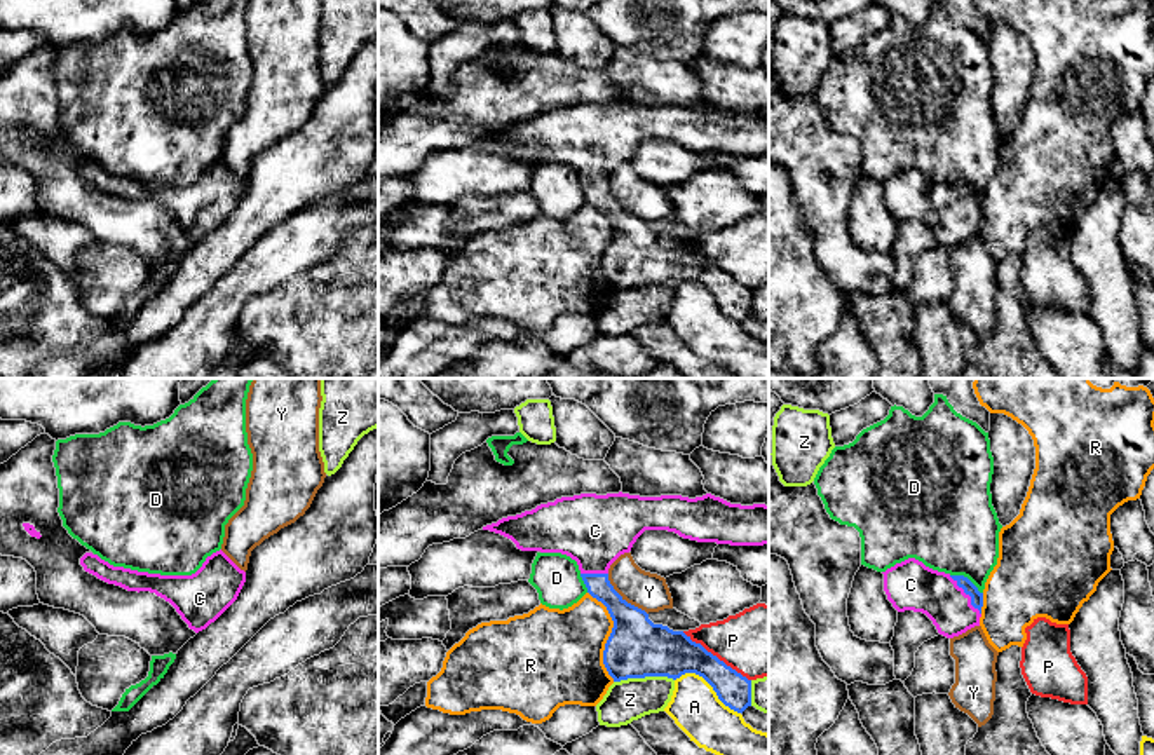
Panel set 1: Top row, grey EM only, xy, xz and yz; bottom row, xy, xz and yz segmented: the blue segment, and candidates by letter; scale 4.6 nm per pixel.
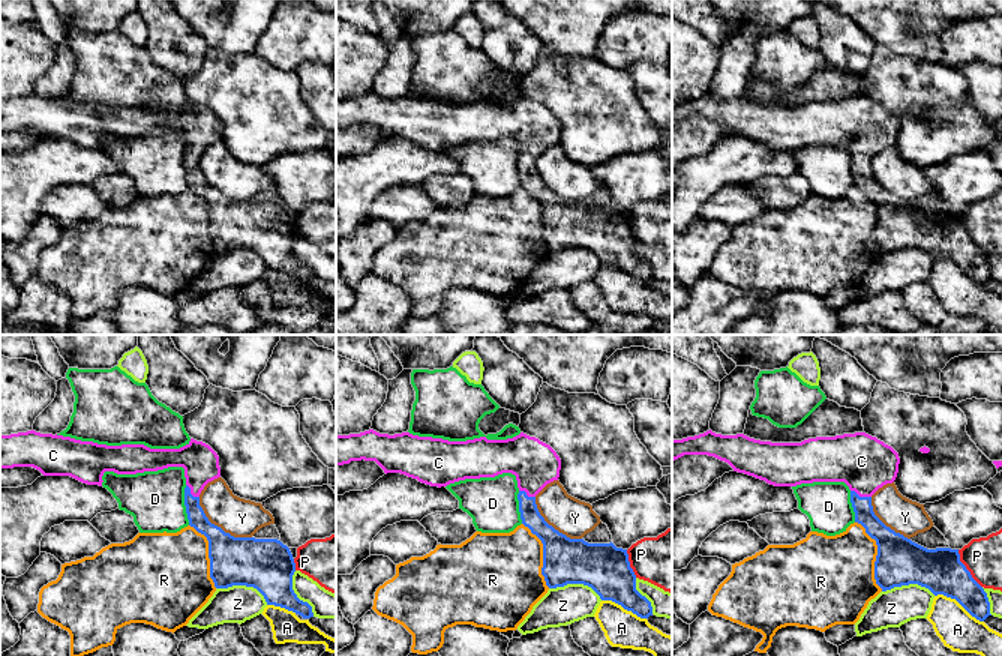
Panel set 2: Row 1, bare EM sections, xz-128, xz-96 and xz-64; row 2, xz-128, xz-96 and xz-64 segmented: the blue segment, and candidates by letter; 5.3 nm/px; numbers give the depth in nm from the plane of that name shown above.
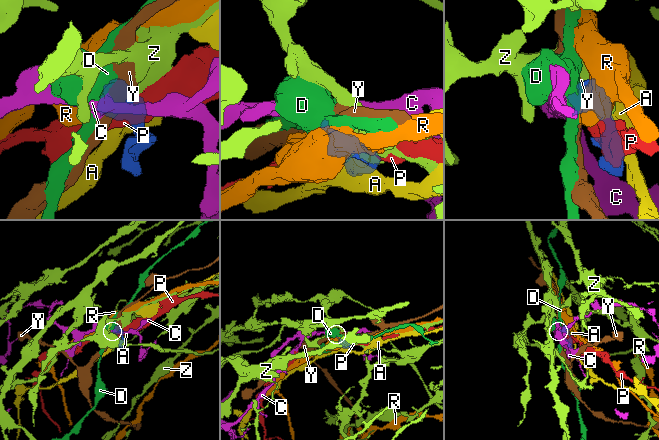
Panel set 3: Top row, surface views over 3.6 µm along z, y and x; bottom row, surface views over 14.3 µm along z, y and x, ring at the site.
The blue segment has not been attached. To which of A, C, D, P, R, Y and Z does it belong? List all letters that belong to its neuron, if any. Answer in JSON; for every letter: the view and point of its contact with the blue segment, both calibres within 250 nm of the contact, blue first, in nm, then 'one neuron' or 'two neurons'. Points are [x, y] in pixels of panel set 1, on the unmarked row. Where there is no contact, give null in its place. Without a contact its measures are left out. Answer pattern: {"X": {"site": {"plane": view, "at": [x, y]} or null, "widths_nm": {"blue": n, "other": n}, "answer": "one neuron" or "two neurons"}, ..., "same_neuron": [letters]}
{"A": {"site": {"plane": "xz", "at": [710, 293]}, "widths_nm": {"blue": 220, "other": 240}, "answer": "two neurons"}, "C": {"site": {"plane": "yz", "at": [968, 203]}, "widths_nm": {"blue": 60, "other": 220}, "answer": "one neuron"}, "D": {"site": {"plane": "yz", "at": [966, 187]}, "widths_nm": {"blue": 60, "other": 420}, "answer": "two neurons"}, "P": {"site": {"plane": "xz", "at": [715, 265]}, "widths_nm": {"blue": 220, "other": 340}, "answer": "two neurons"}, "R": {"site": {"plane": "xz", "at": [610, 244]}, "widths_nm": {"blue": 280, "other": 400}, "answer": "two neurons"}, "Y": {"site": {"plane": "xz", "at": [624, 210]}, "widths_nm": {"blue": 280, "other": 180}, "answer": "two neurons"}, "Z": {"site": {"plane": "xz", "at": [644, 286]}, "widths_nm": {"blue": 280, "other": 190}, "answer": "two neurons"}, "same_neuron": ["C"]}

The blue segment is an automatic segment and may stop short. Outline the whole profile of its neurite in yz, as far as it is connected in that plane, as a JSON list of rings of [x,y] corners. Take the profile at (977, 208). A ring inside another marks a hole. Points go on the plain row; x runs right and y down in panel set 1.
[[[915,167],[882,183],[893,216],[926,223],[940,244],[954,248],[980,235],[983,202],[967,187],[933,180]]]

